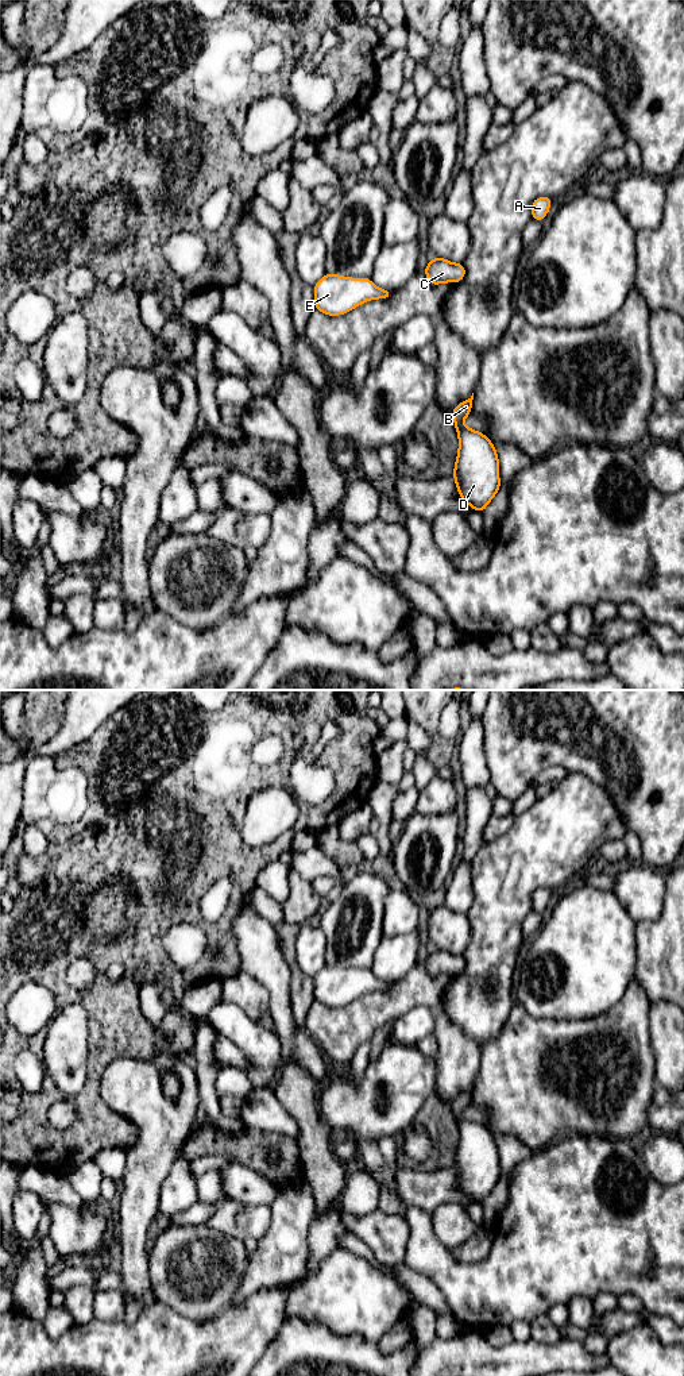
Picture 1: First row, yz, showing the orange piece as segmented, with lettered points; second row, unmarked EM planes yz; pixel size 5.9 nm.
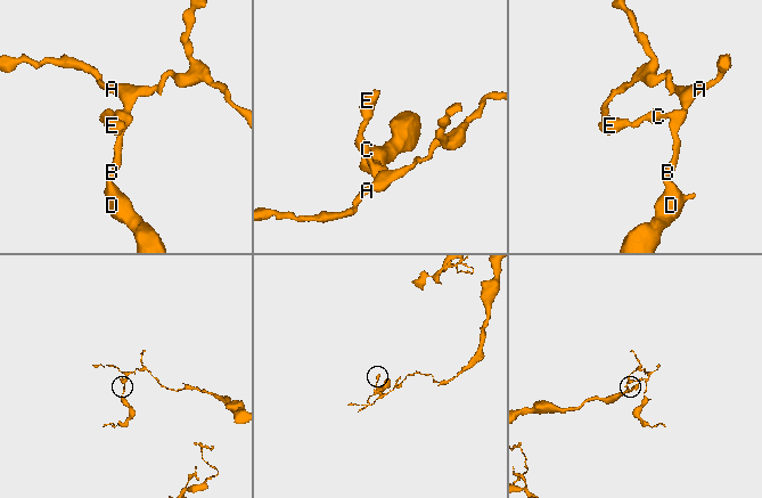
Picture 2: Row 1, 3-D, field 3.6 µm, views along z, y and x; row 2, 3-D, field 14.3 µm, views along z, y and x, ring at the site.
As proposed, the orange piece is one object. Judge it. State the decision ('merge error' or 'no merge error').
no merge error

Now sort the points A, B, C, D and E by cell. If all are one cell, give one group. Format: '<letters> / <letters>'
A B C D E

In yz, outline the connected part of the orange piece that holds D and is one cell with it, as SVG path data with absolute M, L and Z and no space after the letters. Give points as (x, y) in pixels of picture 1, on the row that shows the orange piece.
M474 393L452 411L459 433L453 477L461 500L482 513L501 487L499 462L490 439L461 423L471 413L472 400Z

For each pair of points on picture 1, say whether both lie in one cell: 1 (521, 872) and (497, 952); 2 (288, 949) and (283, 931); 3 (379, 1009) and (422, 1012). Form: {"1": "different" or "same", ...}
{"1": "same", "2": "same", "3": "different"}

